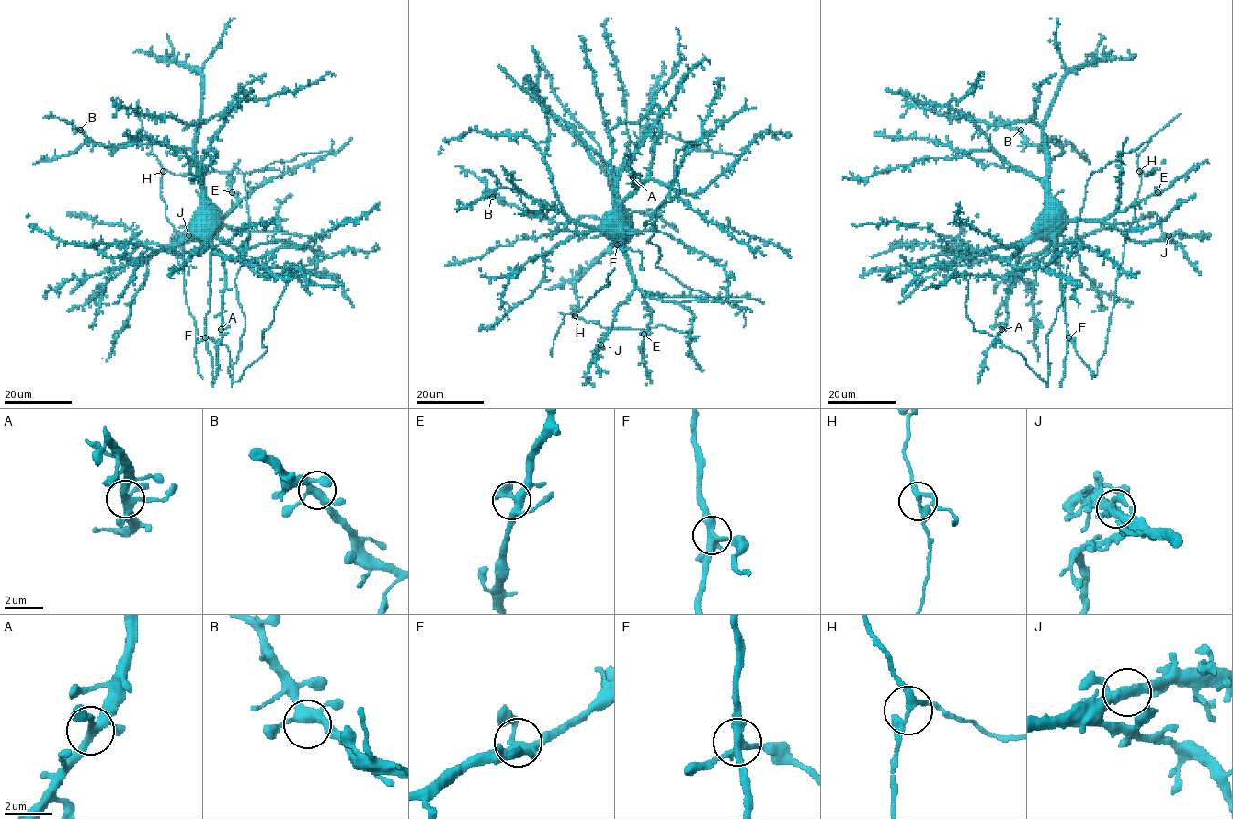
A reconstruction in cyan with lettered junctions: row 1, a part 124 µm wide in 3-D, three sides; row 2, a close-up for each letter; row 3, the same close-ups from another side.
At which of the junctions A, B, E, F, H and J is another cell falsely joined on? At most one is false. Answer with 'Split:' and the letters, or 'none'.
Split: F

